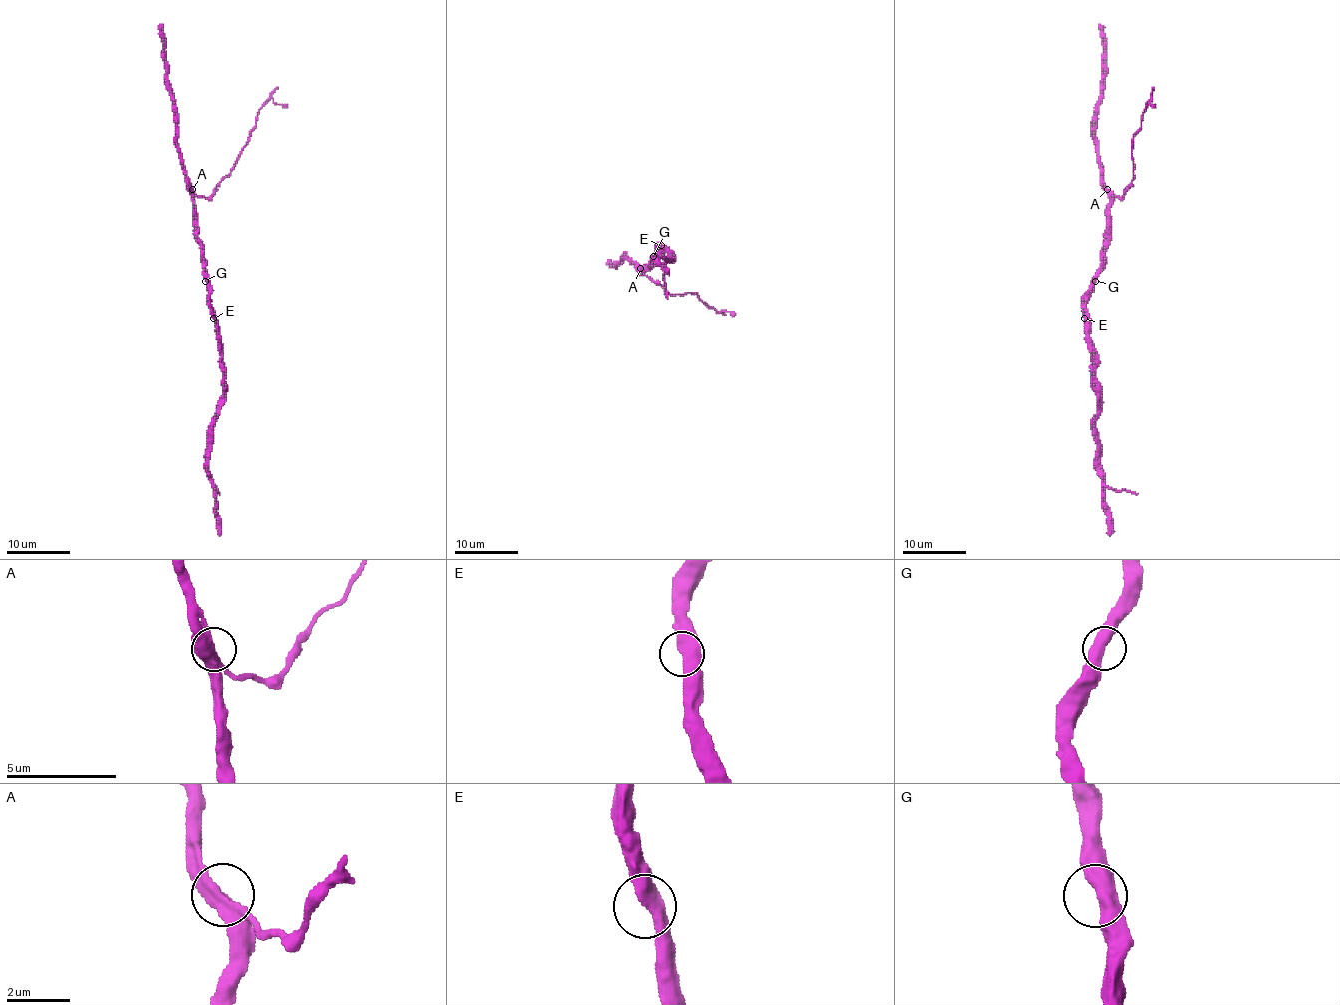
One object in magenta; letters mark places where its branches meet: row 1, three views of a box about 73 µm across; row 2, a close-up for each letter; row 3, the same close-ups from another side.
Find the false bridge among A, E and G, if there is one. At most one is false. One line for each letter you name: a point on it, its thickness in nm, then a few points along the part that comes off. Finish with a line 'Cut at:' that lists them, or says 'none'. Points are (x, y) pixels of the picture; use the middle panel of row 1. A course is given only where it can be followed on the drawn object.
Cut at: none

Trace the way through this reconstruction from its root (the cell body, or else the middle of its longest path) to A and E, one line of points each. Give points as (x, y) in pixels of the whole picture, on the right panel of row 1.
A: (1092, 278), (1100, 267), (1102, 249), (1108, 237), (1108, 189)
E: (1092, 278), (1084, 318)

